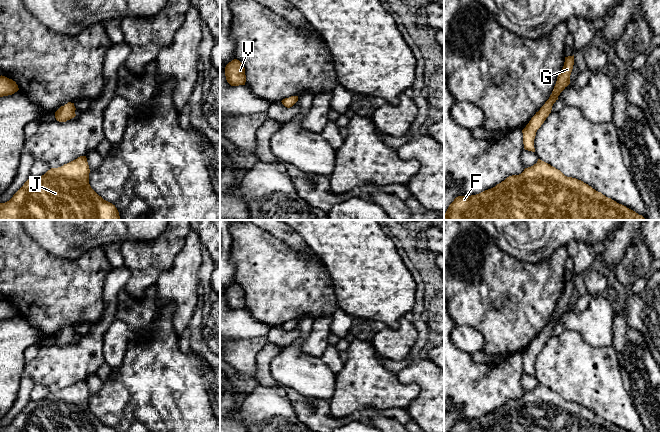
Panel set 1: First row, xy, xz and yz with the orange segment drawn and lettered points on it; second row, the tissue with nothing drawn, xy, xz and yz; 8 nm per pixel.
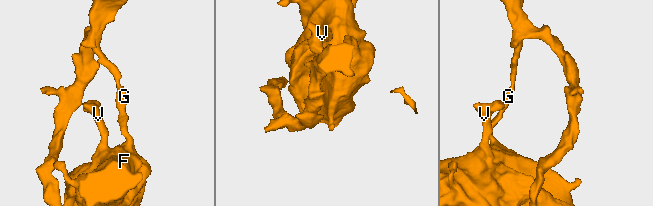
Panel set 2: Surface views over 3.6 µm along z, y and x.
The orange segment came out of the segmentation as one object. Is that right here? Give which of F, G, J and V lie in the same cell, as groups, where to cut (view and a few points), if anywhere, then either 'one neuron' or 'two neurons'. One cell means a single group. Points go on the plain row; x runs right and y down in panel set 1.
F J V / G | xy (63, 330), (63, 338), (67, 343) | two neurons

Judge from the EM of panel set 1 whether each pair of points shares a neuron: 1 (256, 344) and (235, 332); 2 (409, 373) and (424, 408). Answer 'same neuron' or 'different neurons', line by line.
1: different neurons
2: same neuron

